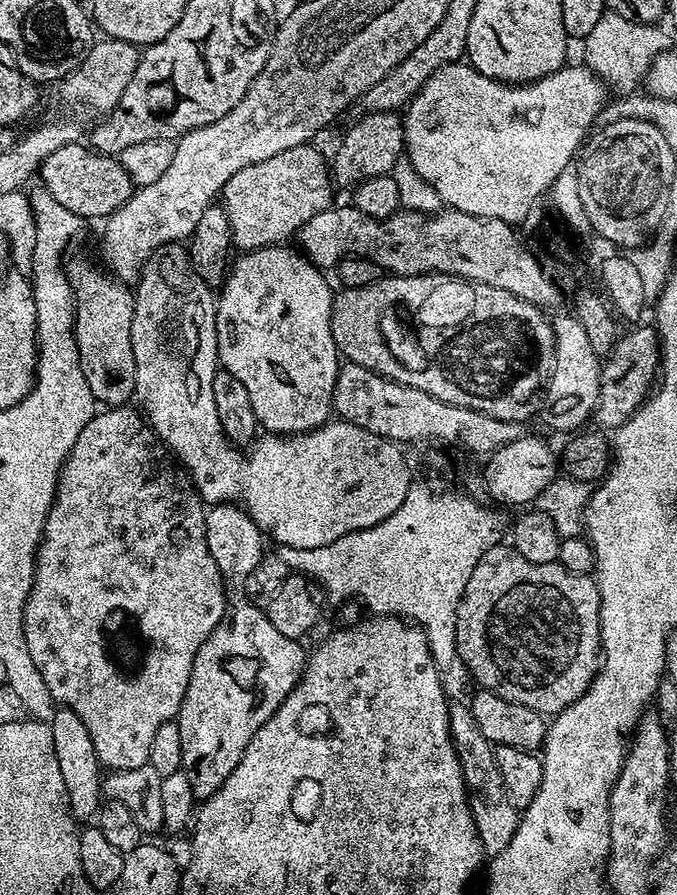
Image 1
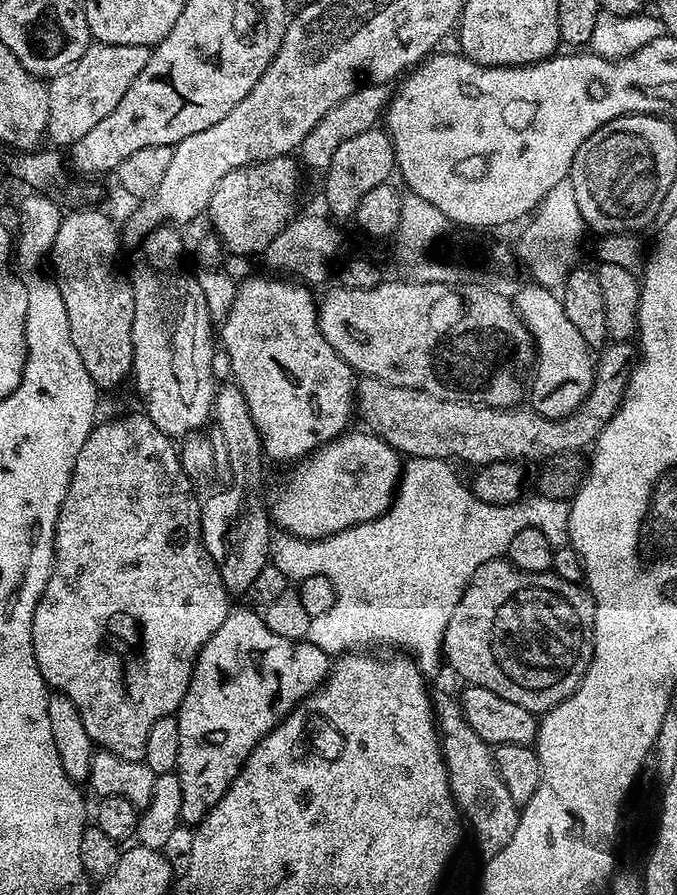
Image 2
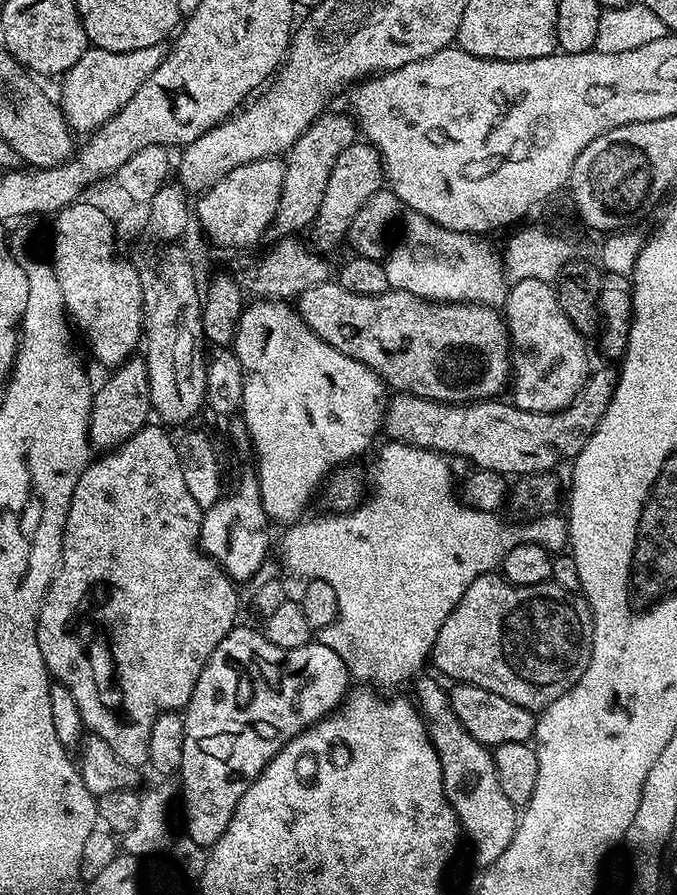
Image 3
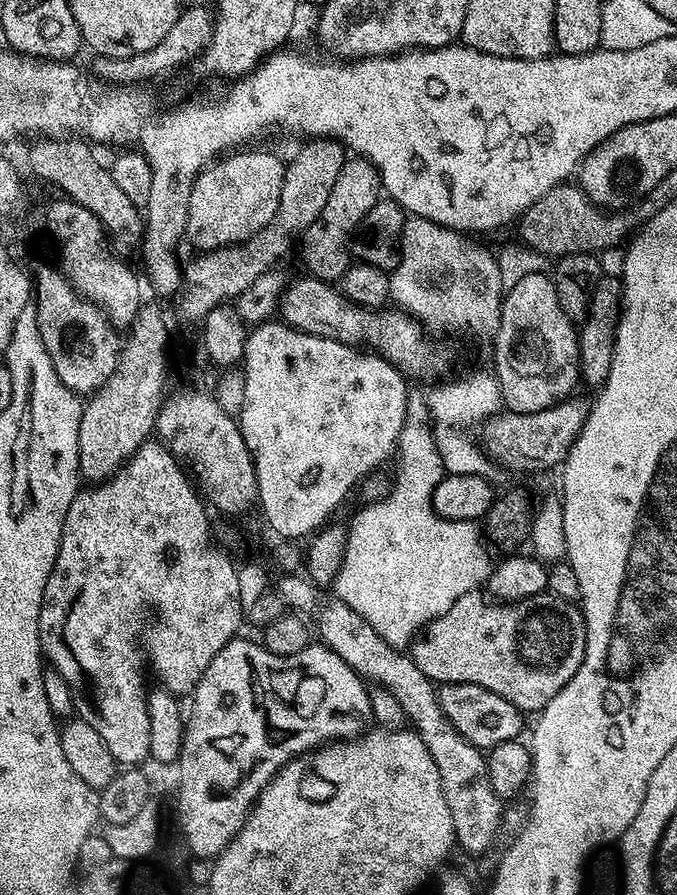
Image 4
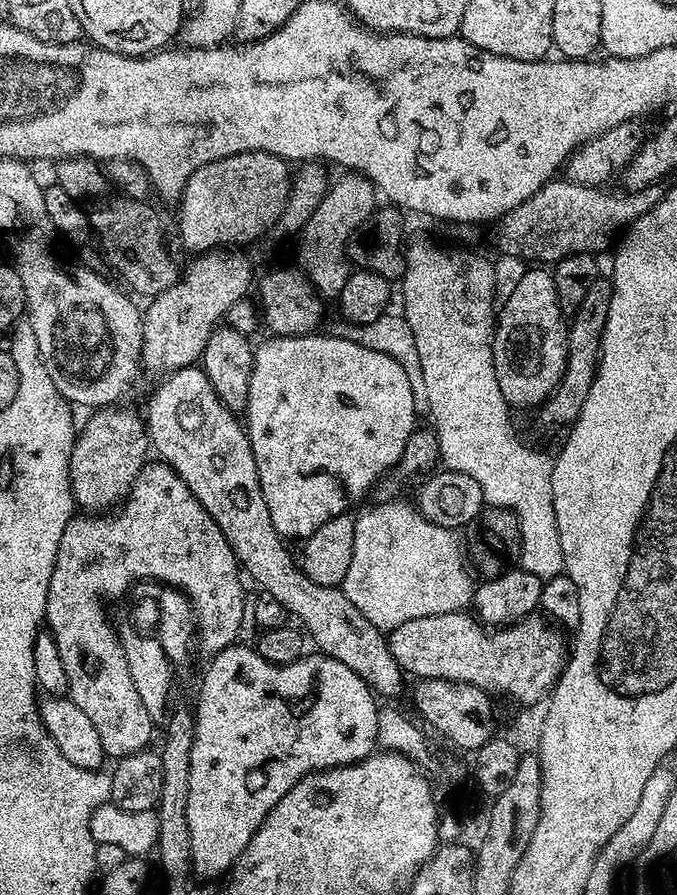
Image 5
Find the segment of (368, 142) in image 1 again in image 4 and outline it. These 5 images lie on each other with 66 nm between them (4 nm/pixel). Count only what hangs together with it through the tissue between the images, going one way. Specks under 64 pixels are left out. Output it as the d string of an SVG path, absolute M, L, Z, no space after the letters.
M363 158L345 159L322 214L302 233L304 245L300 248L300 256L311 275L325 282L336 282L346 274L350 263L350 241L381 196L380 173L375 166Z

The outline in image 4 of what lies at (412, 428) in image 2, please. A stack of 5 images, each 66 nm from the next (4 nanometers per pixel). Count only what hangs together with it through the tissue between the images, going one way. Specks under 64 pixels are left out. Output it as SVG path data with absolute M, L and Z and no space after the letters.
M569 398L561 400L553 408L546 410L538 410L537 412L527 412L526 414L518 414L517 412L509 412L501 410L494 416L489 416L483 425L484 440L482 436L482 448L487 452L493 461L496 460L500 464L505 464L508 468L522 468L524 470L536 470L538 468L552 468L563 465L565 458L568 457L570 446L574 446L574 442L578 438L578 434L582 430L582 426L588 417L589 401L576 400L577 398Z

